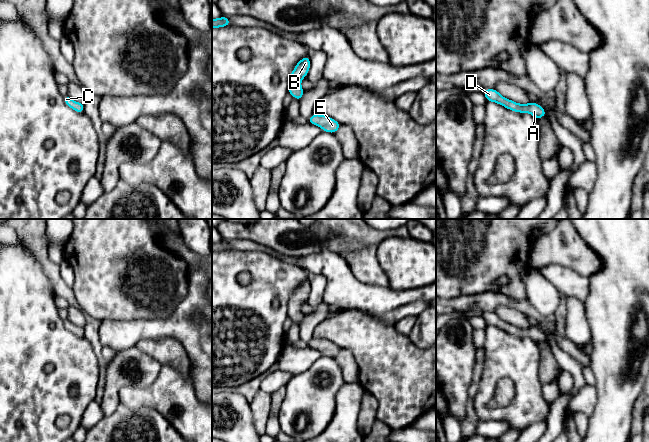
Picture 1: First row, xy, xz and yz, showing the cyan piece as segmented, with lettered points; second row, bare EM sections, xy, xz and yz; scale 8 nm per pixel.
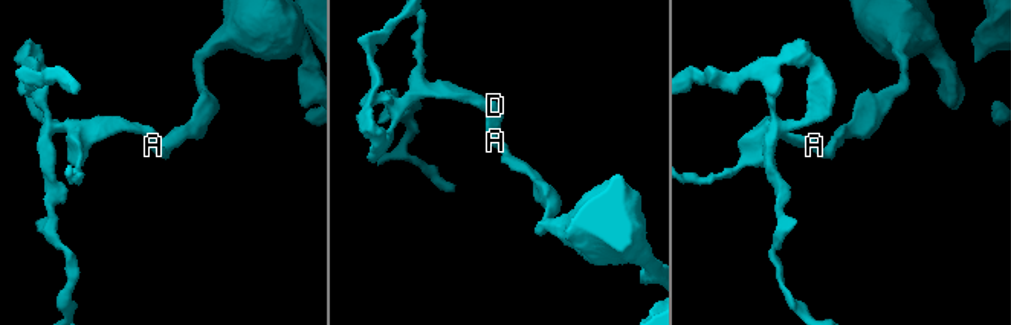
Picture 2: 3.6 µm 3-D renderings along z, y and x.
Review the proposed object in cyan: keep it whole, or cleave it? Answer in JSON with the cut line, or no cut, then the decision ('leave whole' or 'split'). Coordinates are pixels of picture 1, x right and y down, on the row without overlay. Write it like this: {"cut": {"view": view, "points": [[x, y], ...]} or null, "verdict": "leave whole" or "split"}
{"cut": null, "verdict": "leave whole"}

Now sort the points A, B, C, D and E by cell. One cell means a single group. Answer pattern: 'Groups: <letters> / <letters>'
Groups: A B C D E

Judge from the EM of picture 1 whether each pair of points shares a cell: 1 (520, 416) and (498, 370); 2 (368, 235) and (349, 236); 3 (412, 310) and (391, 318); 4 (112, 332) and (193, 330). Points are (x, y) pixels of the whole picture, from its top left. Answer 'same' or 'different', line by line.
1: same
2: same
3: same
4: same

